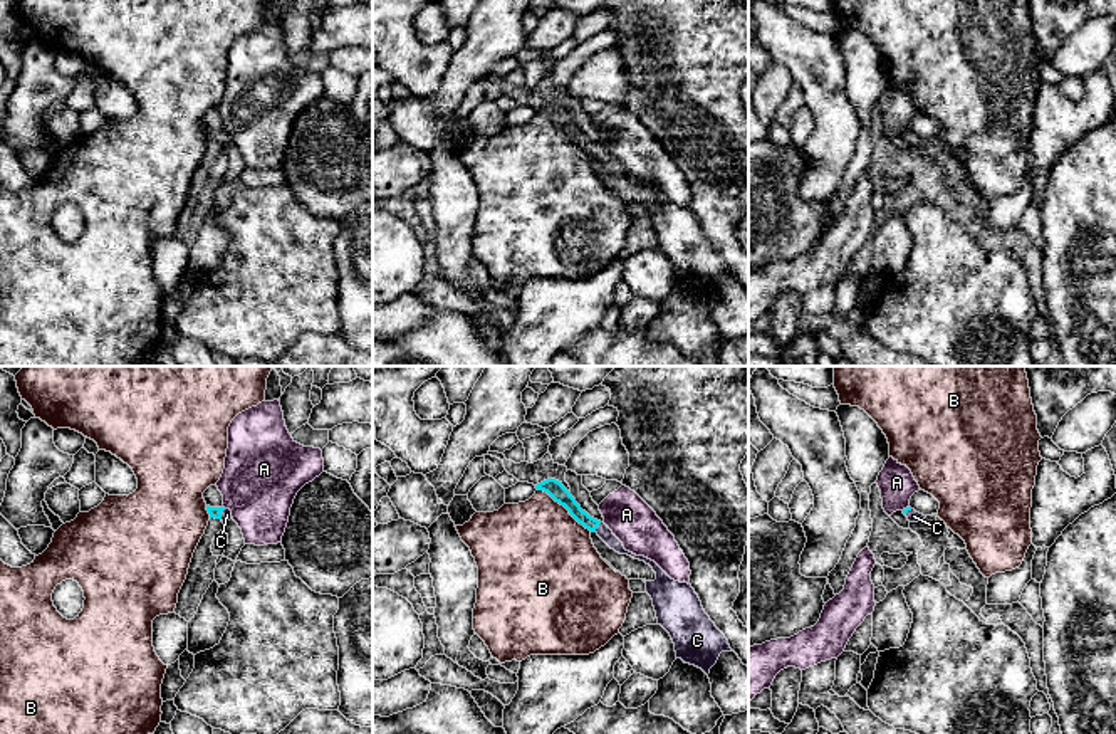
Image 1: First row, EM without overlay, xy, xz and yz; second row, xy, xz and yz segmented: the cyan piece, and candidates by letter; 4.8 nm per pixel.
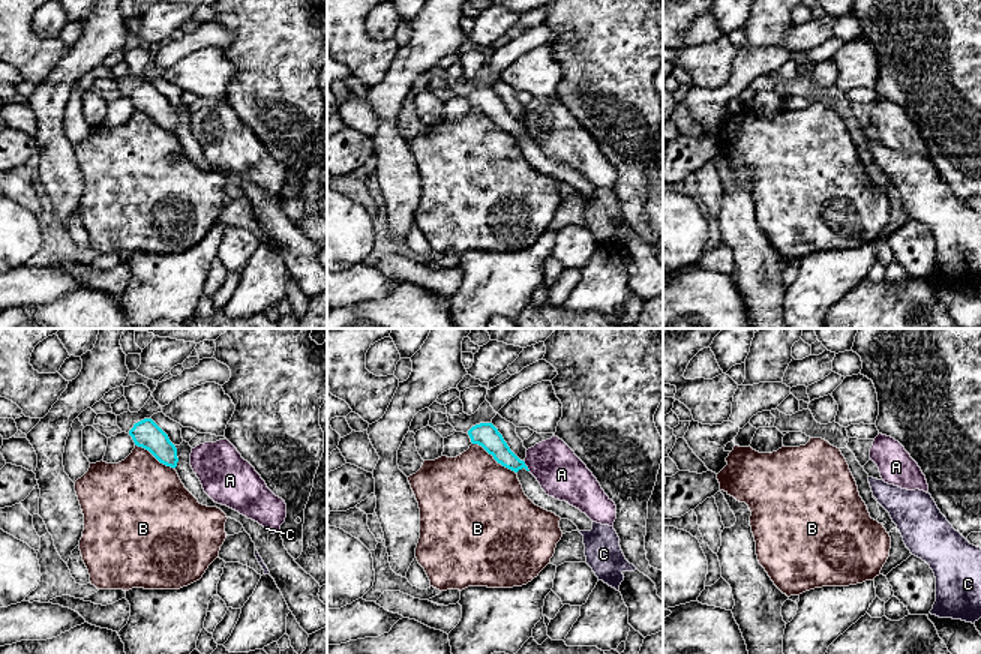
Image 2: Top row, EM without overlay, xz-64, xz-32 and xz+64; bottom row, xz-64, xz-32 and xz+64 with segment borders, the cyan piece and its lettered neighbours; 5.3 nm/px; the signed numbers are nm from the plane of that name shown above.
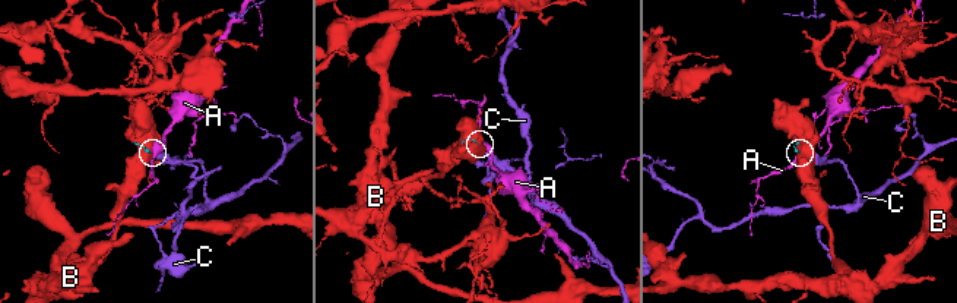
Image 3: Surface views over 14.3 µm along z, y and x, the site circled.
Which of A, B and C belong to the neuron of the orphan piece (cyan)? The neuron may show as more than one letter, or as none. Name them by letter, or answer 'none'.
C

